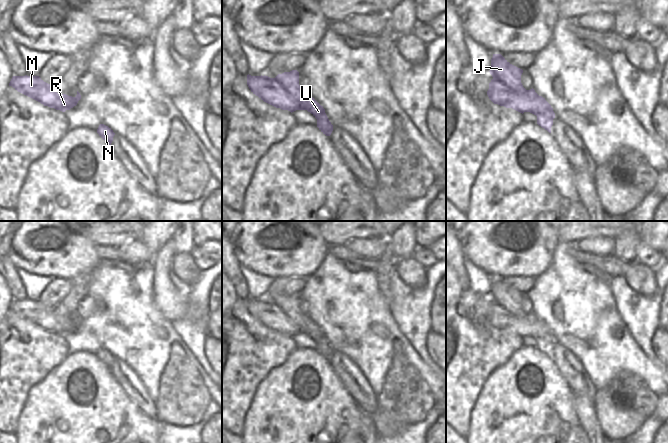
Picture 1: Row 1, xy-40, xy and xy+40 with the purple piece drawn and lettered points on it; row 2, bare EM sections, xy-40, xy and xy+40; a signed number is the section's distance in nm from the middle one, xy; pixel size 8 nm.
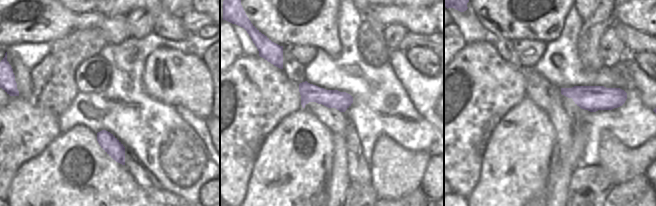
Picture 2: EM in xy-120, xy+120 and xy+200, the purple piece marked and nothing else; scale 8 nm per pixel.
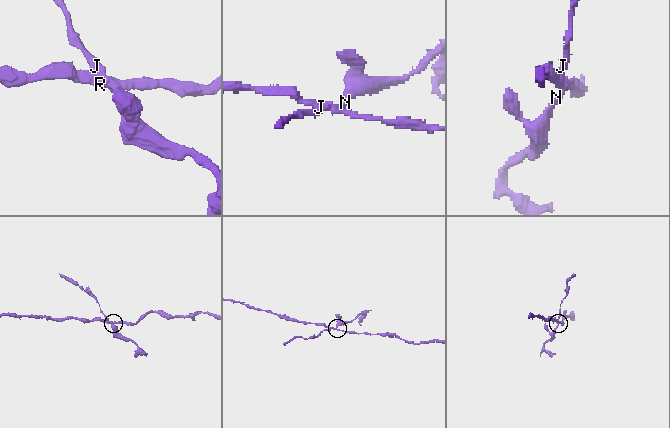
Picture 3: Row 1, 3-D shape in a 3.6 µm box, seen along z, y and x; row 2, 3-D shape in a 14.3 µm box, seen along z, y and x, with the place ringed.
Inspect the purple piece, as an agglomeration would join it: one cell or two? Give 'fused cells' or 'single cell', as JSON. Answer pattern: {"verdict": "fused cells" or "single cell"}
{"verdict": "fused cells"}

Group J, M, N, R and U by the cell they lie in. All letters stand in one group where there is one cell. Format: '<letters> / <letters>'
J N U / M R

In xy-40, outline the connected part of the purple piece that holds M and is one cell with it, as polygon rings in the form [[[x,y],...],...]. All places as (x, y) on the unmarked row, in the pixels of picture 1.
[[[13,300],[9,310],[18,316],[40,326],[44,330],[65,336],[77,329],[78,323],[58,318],[53,308],[44,306],[39,300]]]

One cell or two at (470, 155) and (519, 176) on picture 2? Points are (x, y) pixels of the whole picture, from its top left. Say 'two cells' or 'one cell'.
two cells

